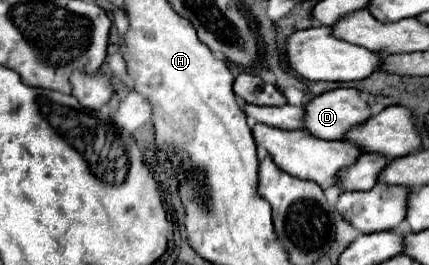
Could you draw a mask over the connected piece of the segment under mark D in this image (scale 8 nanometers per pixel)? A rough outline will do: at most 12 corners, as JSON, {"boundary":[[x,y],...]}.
{"boundary":[[355,88],[315,96],[305,130],[341,140],[369,118]]}

